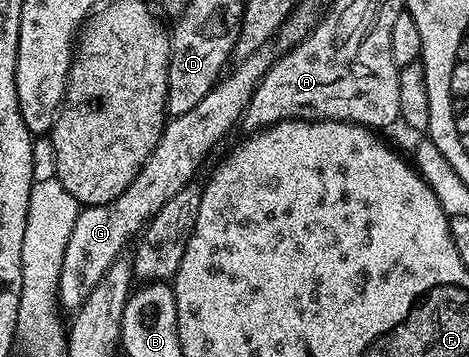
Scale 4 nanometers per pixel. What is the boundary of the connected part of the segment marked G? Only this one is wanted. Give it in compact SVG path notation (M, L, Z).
M259 49L254 51L254 55L250 55L245 61L239 62L235 66L237 69L229 77L227 75L223 76L206 95L206 99L202 99L202 103L197 103L191 111L186 111L186 115L173 117L165 124L150 159L146 159L146 163L134 179L134 183L130 183L130 187L126 187L126 191L122 191L122 195L118 195L118 199L114 199L109 205L90 205L81 208L78 219L74 223L74 231L70 231L70 243L66 243L66 256L62 259L62 275L58 283L58 301L61 306L72 305L71 307L78 307L81 305L90 295L90 291L94 291L96 284L106 275L108 268L123 254L120 252L127 247L128 240L130 240L130 245L133 238L145 228L160 208L165 206L170 199L173 199L178 191L182 191L183 188L193 184L195 177L192 176L199 171L204 156L235 125L241 122L246 107L252 98L252 92L256 89L256 84L266 76L273 60L273 54L270 55L268 51Z

